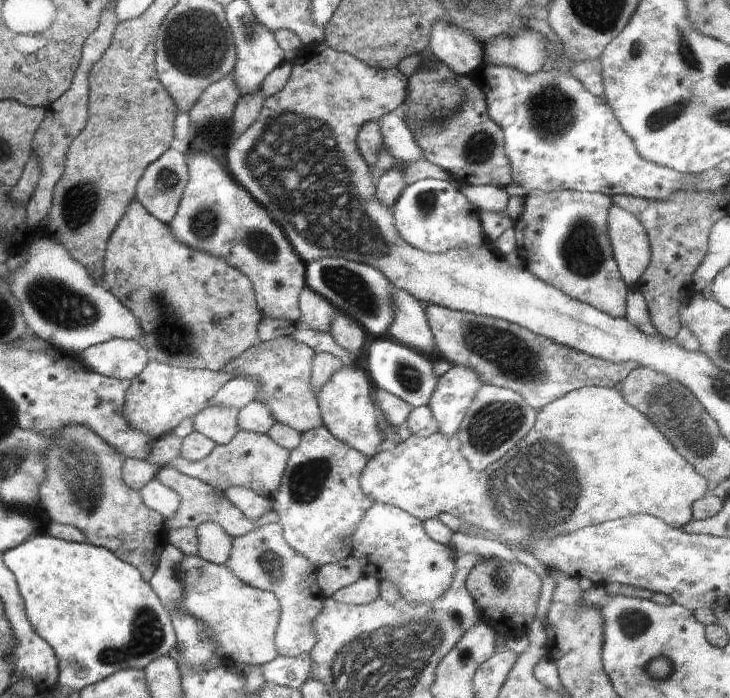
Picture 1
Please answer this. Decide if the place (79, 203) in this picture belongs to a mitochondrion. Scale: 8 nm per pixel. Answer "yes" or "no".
yes

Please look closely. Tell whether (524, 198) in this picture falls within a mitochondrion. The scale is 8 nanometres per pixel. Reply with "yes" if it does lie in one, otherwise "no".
no

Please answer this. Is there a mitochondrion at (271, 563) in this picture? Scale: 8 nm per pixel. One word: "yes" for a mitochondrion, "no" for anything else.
yes

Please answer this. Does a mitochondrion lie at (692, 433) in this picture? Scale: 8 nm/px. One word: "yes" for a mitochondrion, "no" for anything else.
yes

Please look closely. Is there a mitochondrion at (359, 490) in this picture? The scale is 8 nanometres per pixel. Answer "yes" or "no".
no

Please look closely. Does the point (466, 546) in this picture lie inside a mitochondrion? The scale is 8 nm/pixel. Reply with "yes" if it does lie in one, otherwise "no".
no

